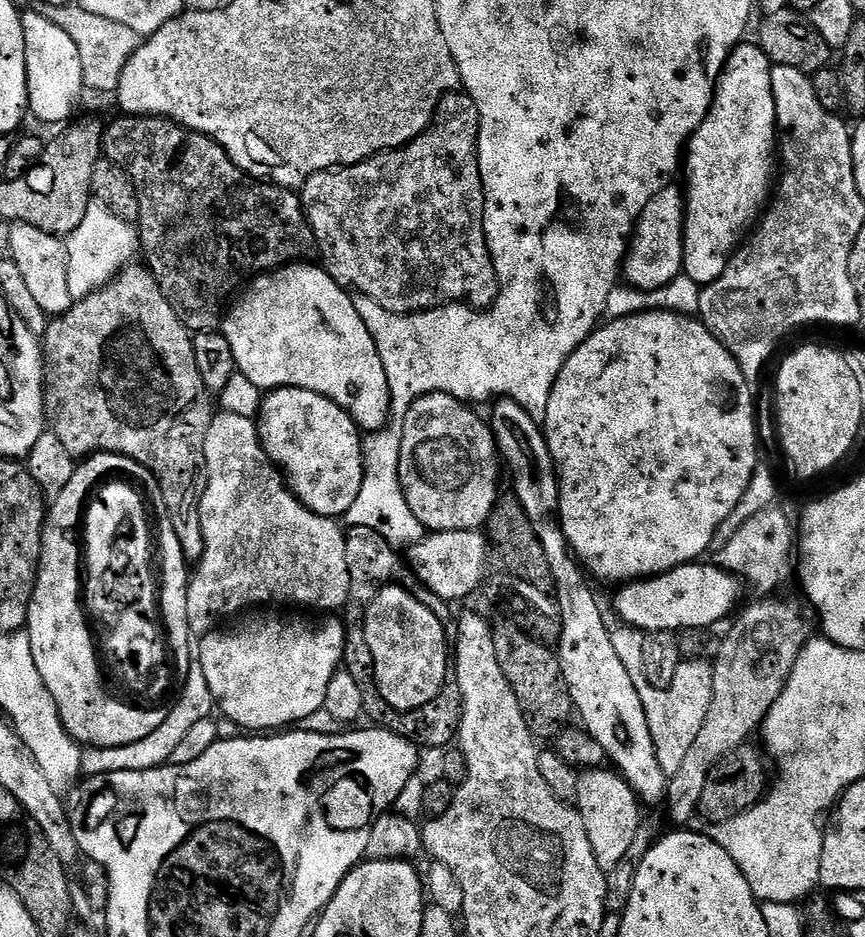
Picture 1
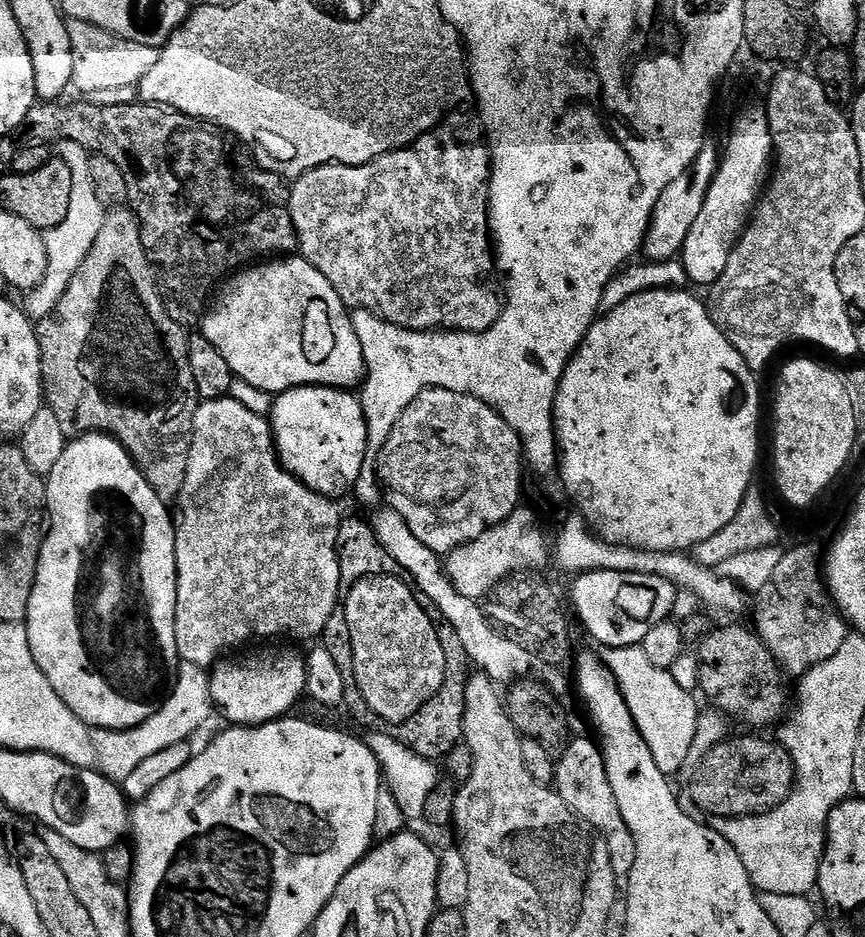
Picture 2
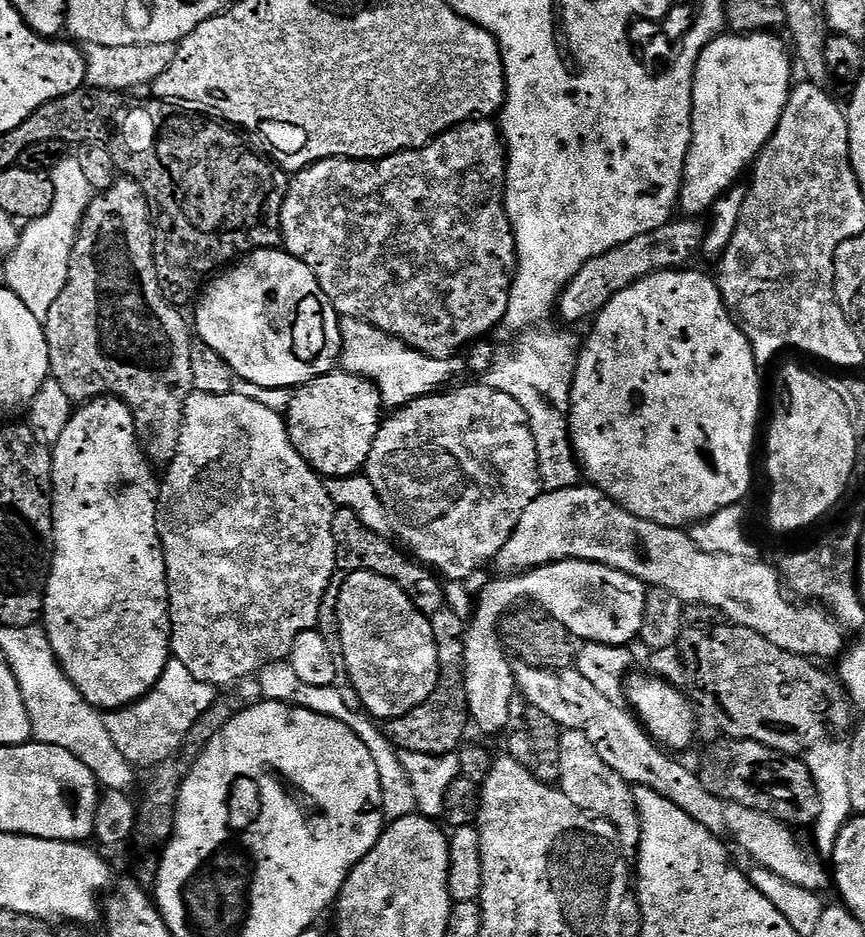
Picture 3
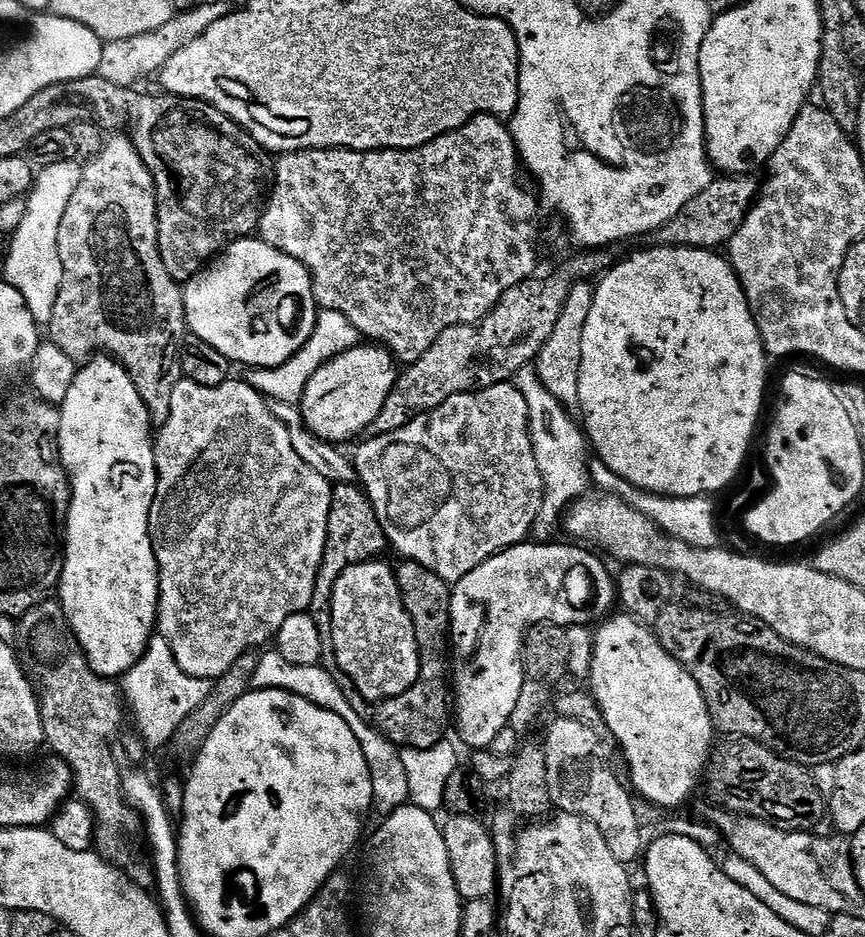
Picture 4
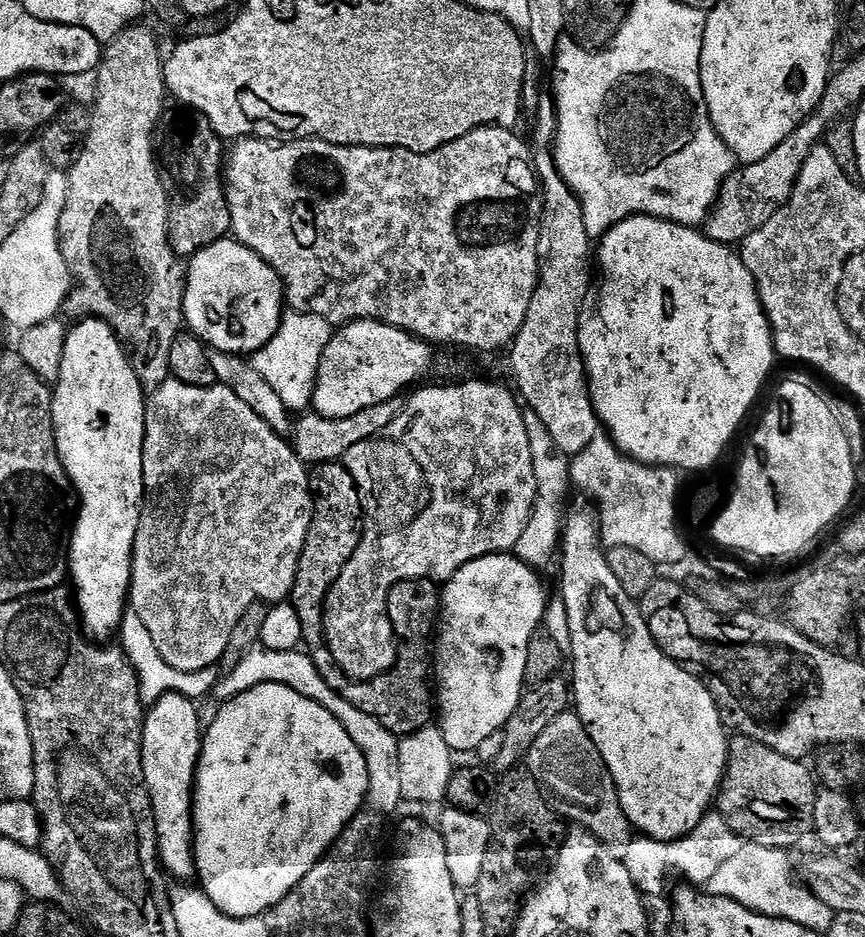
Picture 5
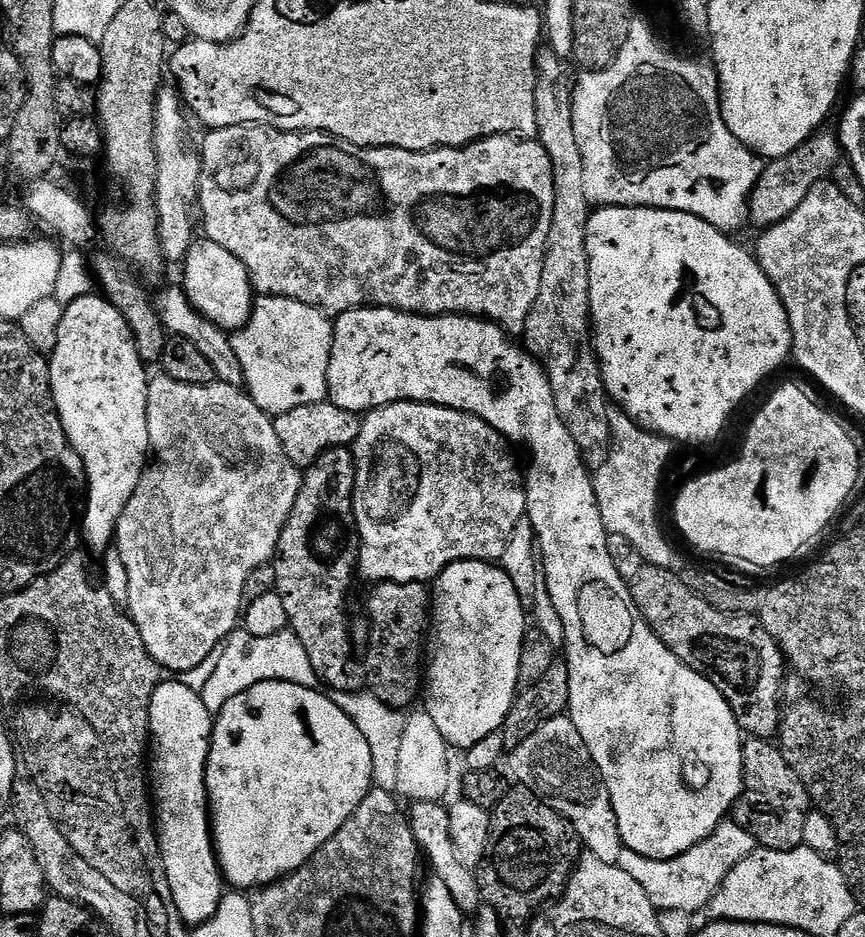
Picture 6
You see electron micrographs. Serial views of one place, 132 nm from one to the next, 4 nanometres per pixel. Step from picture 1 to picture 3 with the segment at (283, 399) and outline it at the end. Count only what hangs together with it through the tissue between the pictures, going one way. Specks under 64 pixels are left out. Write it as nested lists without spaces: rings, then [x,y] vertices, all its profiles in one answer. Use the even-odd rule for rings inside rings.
[[[325,371],[323,376],[317,376],[310,383],[300,385],[291,393],[291,400],[286,409],[286,423],[295,455],[324,478],[357,475],[367,465],[374,438],[380,429],[380,408],[382,409],[380,392],[372,381],[356,376],[353,372]]]

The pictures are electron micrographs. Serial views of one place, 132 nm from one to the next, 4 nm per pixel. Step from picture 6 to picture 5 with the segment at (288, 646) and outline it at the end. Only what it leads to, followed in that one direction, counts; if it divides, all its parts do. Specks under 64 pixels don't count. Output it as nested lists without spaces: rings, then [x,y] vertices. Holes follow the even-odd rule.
[[[257,646],[252,651],[244,653],[238,666],[227,669],[221,675],[214,689],[214,696],[217,696],[217,701],[220,702],[233,700],[238,694],[242,694],[246,690],[254,690],[254,686],[262,686],[263,684],[290,686],[298,694],[302,694],[306,698],[318,702],[318,706],[330,710],[330,714],[334,714],[334,718],[338,718],[338,722],[348,720],[346,728],[352,728],[350,738],[360,740],[360,744],[364,744],[364,748],[368,748],[368,752],[372,752],[372,772],[368,775],[367,798],[371,811],[385,814],[384,812],[392,812],[399,804],[402,804],[404,796],[402,774],[400,773],[401,761],[392,760],[392,748],[388,748],[388,740],[384,740],[384,732],[380,732],[380,726],[376,728],[376,724],[372,724],[375,717],[364,720],[364,715],[356,716],[356,712],[352,712],[355,705],[348,708],[351,702],[346,698],[340,697],[339,700],[336,700],[339,694],[335,688],[326,686],[326,681],[322,679],[322,674],[318,674],[318,670],[307,651],[283,652],[282,650],[270,650],[263,646]],[[364,728],[368,728],[368,732],[376,732],[376,736],[368,736],[368,740],[364,740]]]

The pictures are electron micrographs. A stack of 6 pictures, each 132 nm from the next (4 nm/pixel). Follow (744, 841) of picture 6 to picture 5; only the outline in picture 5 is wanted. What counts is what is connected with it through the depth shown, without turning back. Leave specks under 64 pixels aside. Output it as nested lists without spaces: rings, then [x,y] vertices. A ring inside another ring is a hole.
[[[711,819],[701,820],[695,832],[688,833],[681,840],[650,840],[647,838],[633,838],[629,848],[623,852],[622,859],[626,870],[630,870],[630,878],[636,883],[645,897],[660,896],[664,887],[668,884],[671,876],[681,876],[681,881],[692,886],[707,885],[708,880],[730,858],[736,853],[738,838],[731,830],[723,826],[717,826],[711,832]]]

